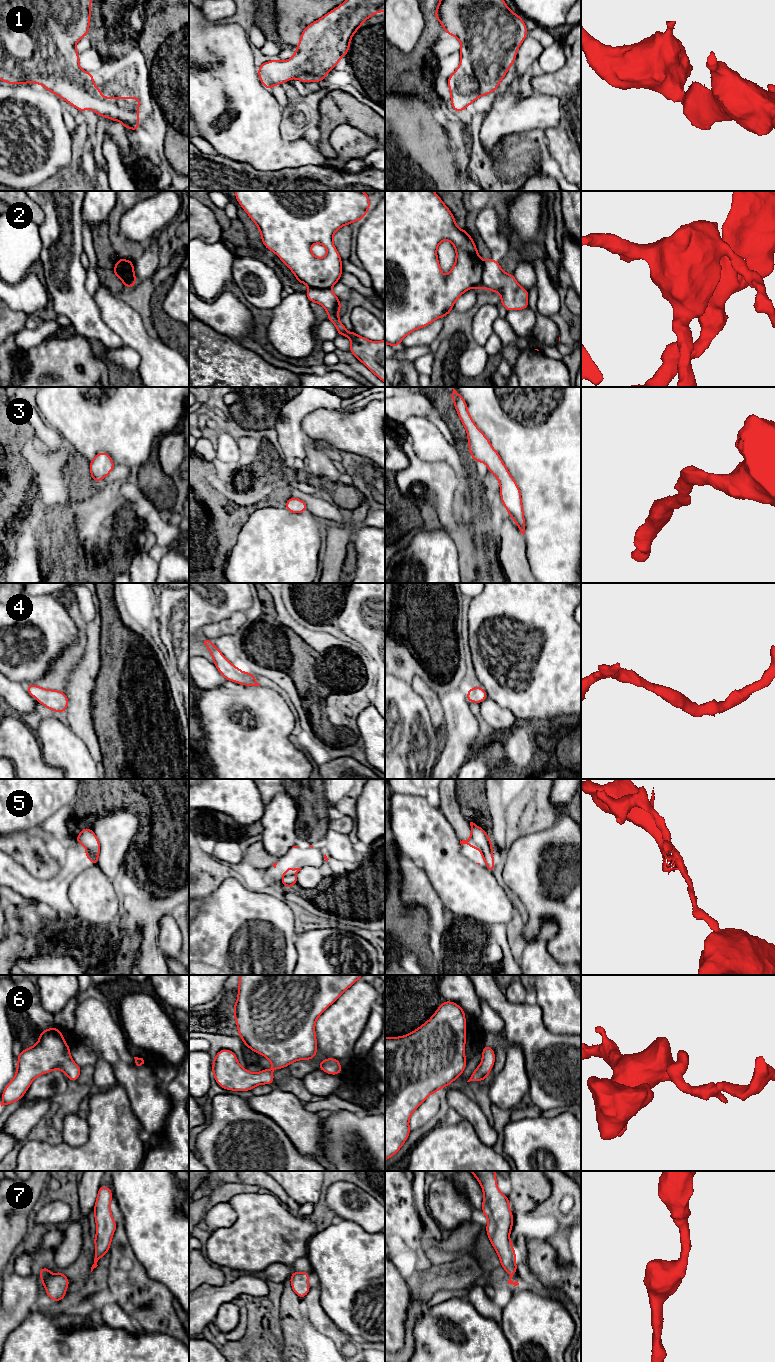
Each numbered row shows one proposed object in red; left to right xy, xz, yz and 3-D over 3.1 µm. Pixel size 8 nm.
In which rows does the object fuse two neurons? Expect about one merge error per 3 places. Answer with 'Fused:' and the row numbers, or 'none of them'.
Fused: 2, 5

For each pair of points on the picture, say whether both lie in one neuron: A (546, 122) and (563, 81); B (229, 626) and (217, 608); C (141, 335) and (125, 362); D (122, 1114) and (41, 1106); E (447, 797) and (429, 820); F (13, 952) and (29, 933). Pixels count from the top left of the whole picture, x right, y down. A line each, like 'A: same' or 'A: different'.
A: different
B: different
C: different
D: different
E: different
F: same

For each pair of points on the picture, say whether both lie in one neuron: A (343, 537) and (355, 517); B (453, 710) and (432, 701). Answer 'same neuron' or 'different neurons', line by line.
A: same neuron
B: different neurons

